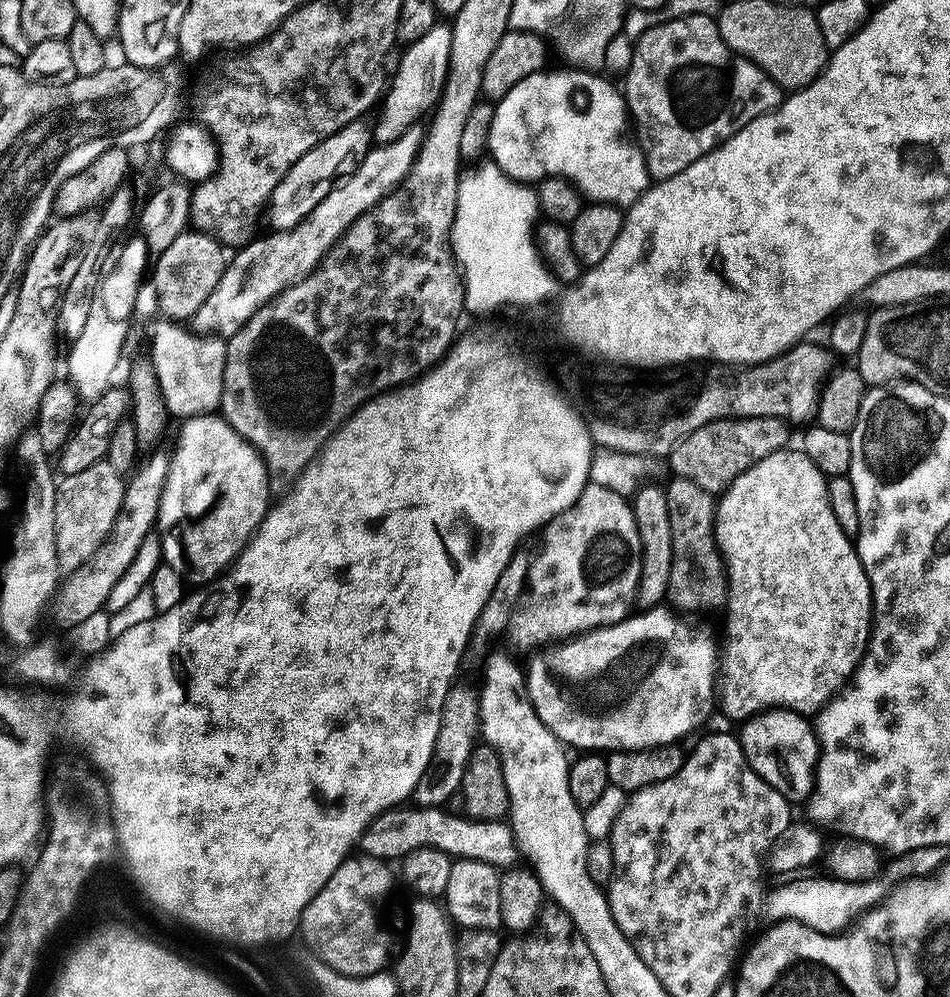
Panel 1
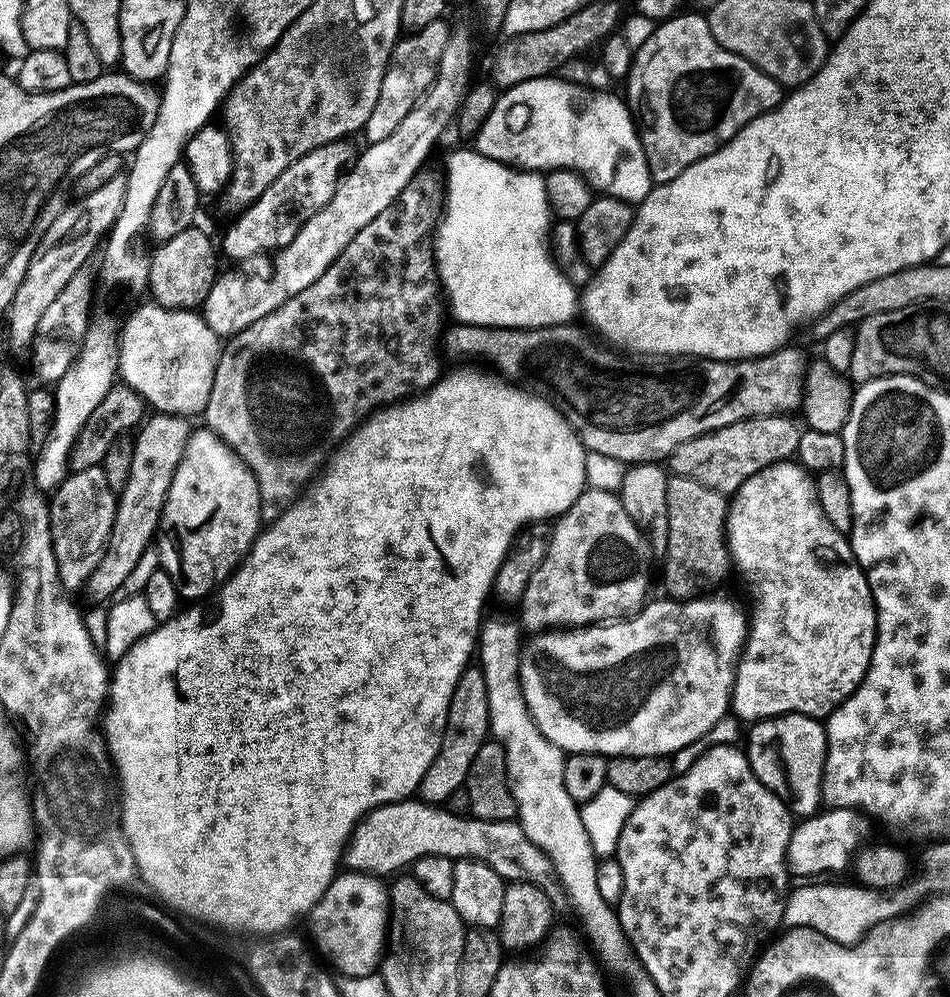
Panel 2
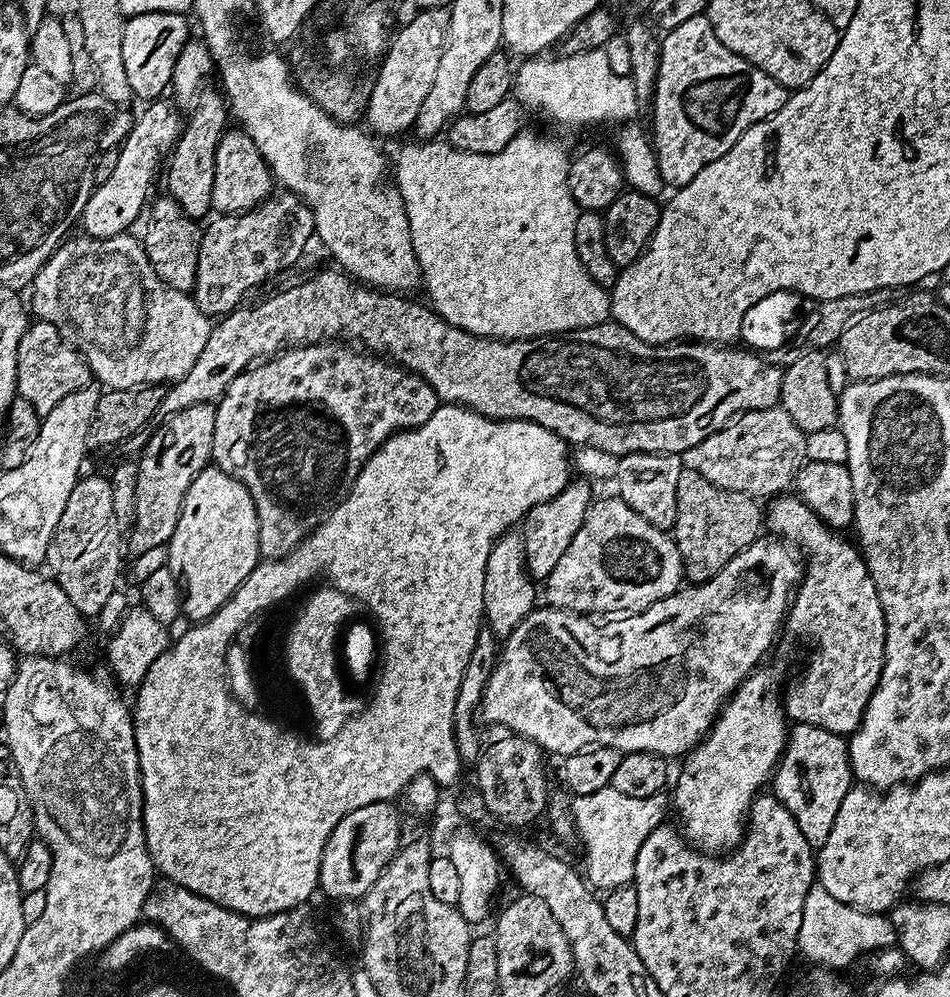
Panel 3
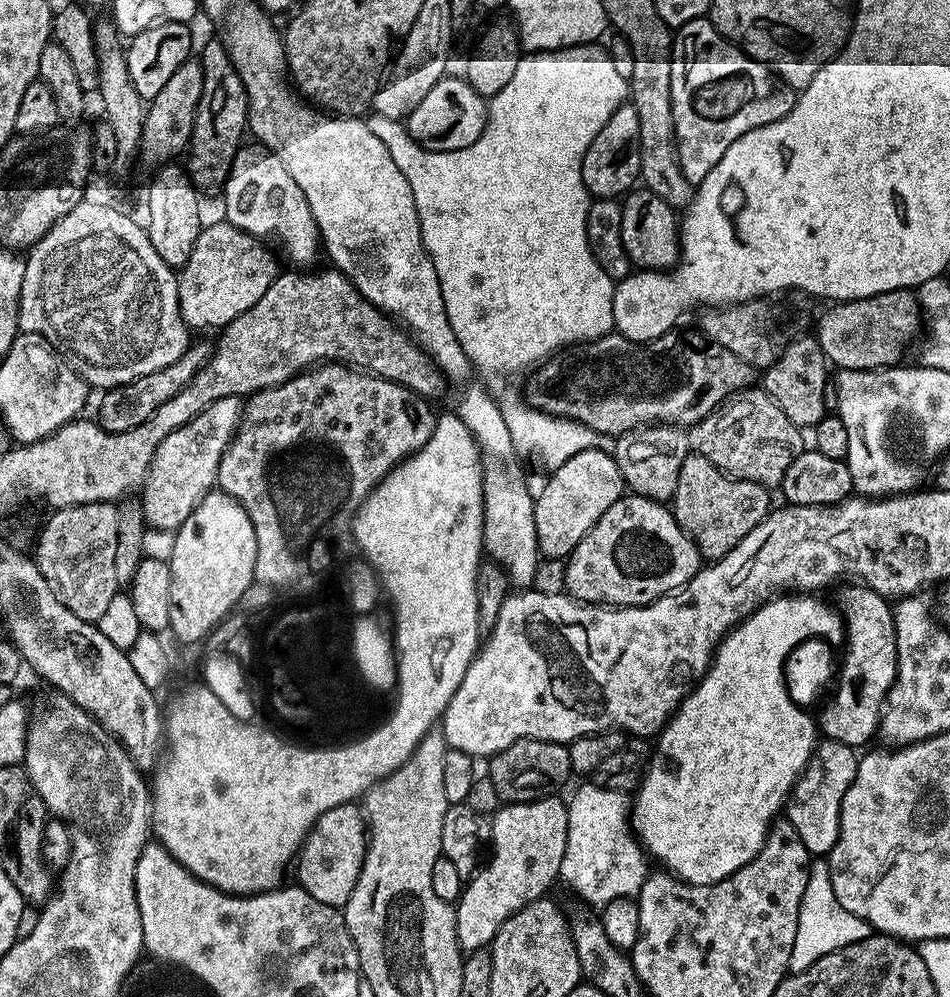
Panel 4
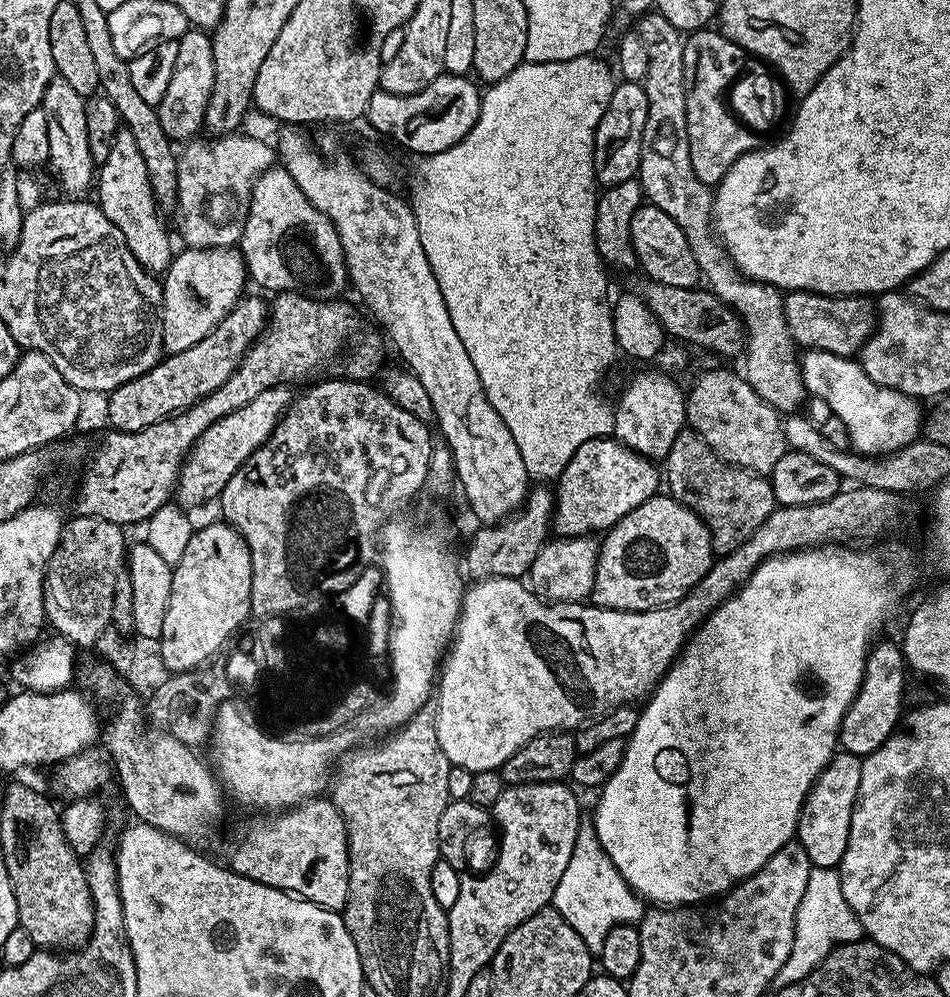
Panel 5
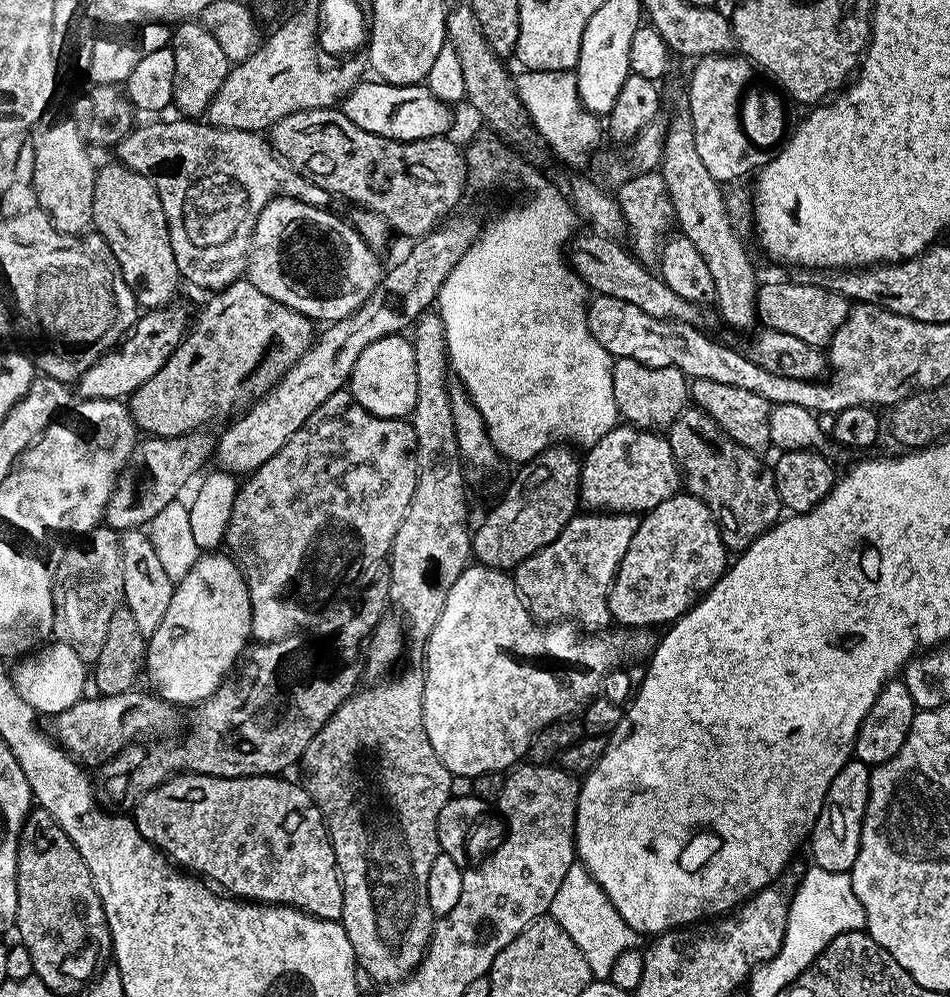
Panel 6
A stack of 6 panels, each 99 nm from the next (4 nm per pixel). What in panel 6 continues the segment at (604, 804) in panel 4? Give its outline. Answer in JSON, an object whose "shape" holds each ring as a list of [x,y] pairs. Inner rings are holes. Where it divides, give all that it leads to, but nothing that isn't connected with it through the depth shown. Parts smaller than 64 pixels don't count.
{"shape":[[[579,862],[570,866],[562,886],[558,886],[550,915],[558,922],[558,926],[562,926],[562,930],[566,930],[566,934],[570,934],[570,938],[574,938],[574,946],[582,950],[582,958],[586,958],[597,980],[608,979],[610,970],[614,970],[614,962],[618,962],[618,954],[637,947],[641,943],[639,940],[642,940],[641,933],[626,926],[622,914],[614,910],[610,898],[606,898],[598,882],[593,880],[592,875]]]}

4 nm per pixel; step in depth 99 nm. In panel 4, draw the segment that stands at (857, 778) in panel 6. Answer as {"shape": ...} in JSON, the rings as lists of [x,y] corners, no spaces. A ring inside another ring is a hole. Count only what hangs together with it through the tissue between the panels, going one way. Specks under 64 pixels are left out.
{"shape":[[[824,738],[817,743],[804,772],[796,779],[792,794],[788,797],[786,818],[794,826],[794,830],[798,830],[798,838],[802,838],[802,846],[806,846],[809,857],[827,857],[834,842],[838,842],[842,798],[846,798],[846,790],[850,790],[854,782],[857,763],[857,749]]]}

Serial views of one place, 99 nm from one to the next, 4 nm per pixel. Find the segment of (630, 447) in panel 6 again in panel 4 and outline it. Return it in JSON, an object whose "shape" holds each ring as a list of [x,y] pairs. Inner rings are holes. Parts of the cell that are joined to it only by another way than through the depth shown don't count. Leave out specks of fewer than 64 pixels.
{"shape":[[[584,450],[582,454],[574,454],[570,462],[562,462],[556,472],[547,477],[544,489],[541,490],[540,496],[534,500],[534,530],[536,531],[536,546],[541,557],[549,556],[552,560],[563,561],[572,555],[572,552],[582,542],[582,538],[588,531],[596,525],[598,518],[614,506],[621,496],[625,495],[626,485],[622,474],[616,465],[615,455],[600,450]]]}

